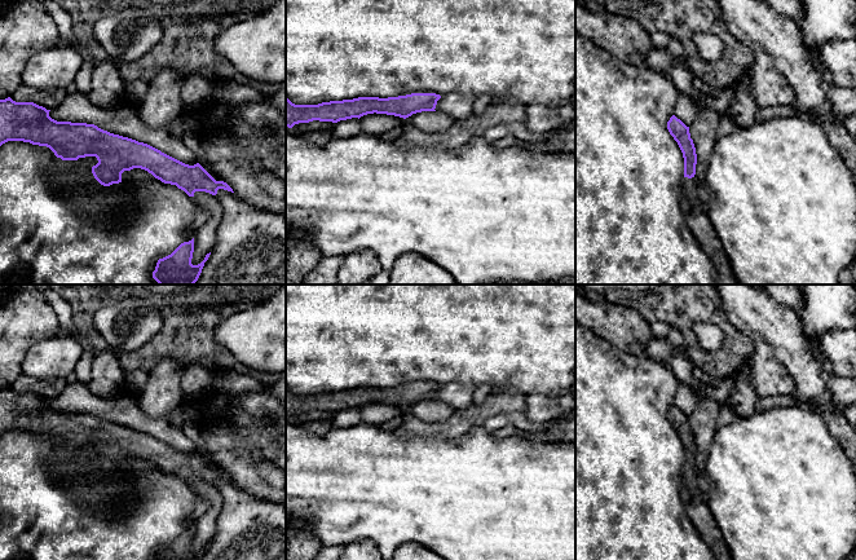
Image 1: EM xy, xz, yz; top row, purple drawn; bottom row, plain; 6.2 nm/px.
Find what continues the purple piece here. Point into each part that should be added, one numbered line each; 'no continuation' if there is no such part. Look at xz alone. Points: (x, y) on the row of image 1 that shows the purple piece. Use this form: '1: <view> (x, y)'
no continuation

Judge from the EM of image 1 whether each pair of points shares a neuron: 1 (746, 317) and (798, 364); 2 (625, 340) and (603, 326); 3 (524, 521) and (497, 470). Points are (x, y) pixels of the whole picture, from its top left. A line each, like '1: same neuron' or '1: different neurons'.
1: same neuron
2: same neuron
3: same neuron

